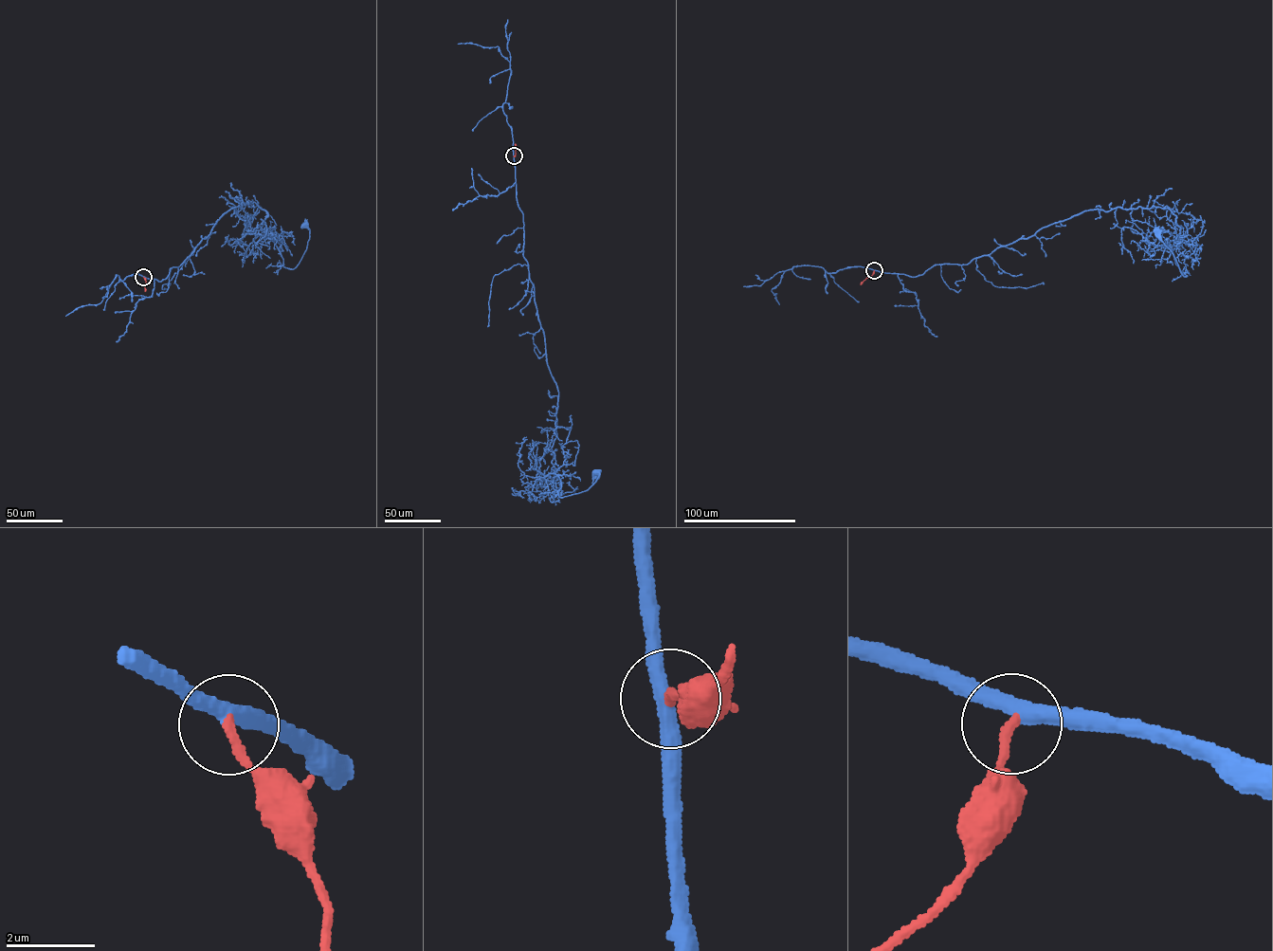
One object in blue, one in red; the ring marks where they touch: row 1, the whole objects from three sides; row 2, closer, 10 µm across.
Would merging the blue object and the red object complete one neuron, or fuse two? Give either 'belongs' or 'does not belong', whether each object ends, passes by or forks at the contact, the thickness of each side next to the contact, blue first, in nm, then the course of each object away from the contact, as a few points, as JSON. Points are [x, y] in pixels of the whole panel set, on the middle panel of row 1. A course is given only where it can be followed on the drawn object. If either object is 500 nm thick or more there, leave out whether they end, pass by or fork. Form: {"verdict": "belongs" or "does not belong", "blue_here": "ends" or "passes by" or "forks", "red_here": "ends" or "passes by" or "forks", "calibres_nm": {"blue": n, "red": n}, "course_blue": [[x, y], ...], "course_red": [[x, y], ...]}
{"verdict": "belongs", "blue_here": "passes by", "red_here": "ends", "calibres_nm": {"blue": 340, "red": 220}, "course_blue": [[514, 155], [523, 255], [558, 393], [560, 479], [543, 478], [556, 474], [564, 497], [596, 472]], "course_red": [[514, 155], [515, 144]]}

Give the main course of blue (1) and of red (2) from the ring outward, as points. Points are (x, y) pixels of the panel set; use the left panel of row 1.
1: (143, 277), (166, 278), (241, 203), (267, 213), (255, 233), (275, 244), (287, 268), (306, 249), (304, 225)
2: (143, 277), (145, 291)

